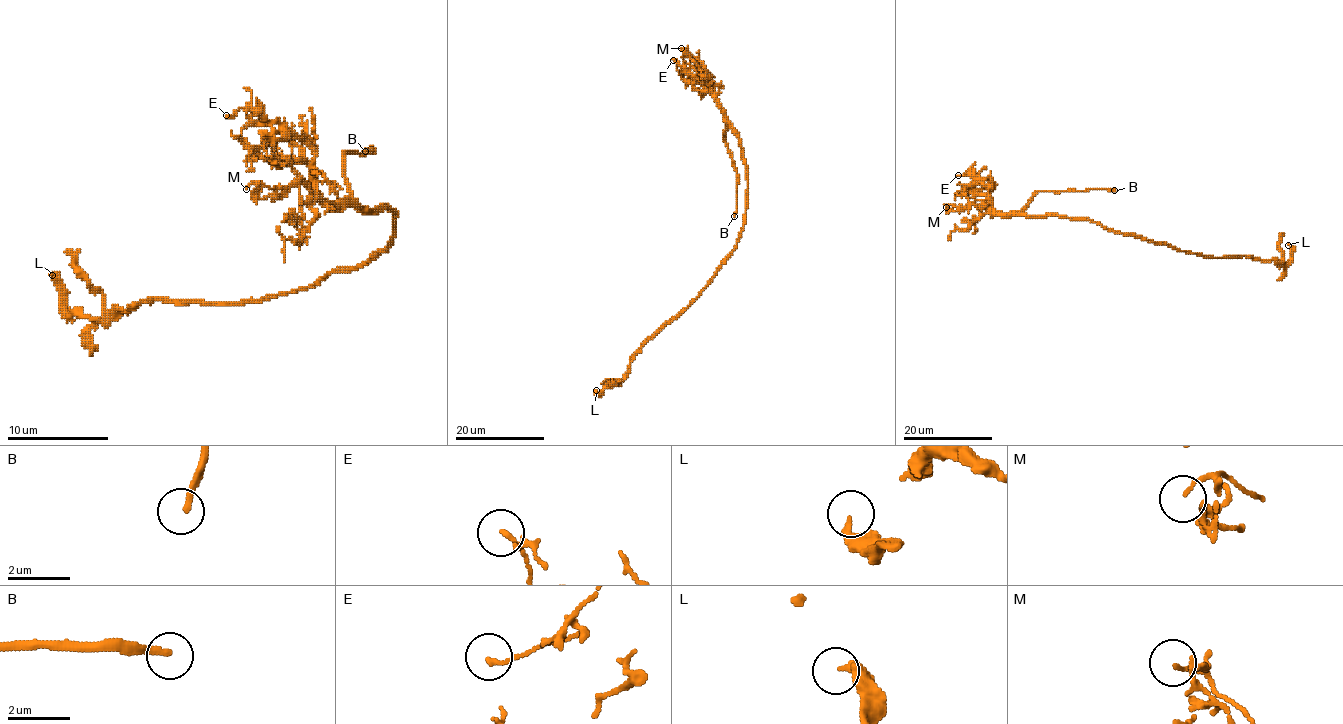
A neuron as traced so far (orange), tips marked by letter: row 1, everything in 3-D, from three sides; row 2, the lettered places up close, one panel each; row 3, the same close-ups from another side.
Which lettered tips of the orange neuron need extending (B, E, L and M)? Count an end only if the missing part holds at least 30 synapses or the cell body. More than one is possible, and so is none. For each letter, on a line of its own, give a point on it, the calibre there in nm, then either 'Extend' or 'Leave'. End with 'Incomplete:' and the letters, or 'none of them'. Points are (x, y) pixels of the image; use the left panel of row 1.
B: Place: (365, 151). Thickness 200 nm. Extend
E: Place: (226, 115). Thickness 140 nm. Leave
L: Place: (52, 275). Thickness 300 nm. Leave
M: Place: (246, 189). Thickness 120 nm. Leave
Incomplete: B

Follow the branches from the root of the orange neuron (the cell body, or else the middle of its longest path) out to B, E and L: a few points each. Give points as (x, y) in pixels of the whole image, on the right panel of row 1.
B: (1135, 236), (1112, 231), (1084, 219), (1026, 216), (1022, 212), (1039, 192), (1114, 190)
E: (1135, 236), (1112, 231), (1084, 219), (1000, 215), (993, 208), (989, 189), (971, 172), (958, 175)
L: (1135, 236), (1204, 256), (1252, 256), (1260, 260), (1275, 260), (1278, 265), (1291, 258), (1292, 247), (1288, 245)

